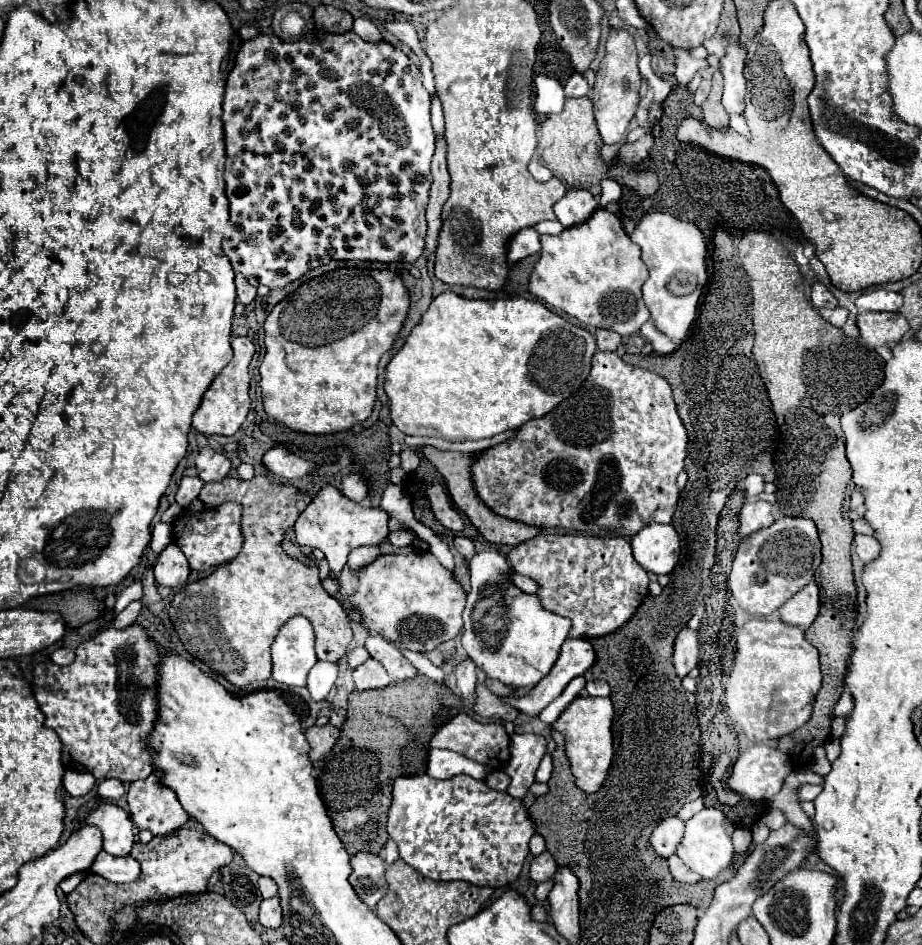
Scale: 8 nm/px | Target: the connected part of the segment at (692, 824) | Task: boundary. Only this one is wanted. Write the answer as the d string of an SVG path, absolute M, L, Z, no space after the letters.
M704 808L698 814L694 814L690 820L686 820L684 836L676 848L676 854L690 870L700 874L702 878L716 878L724 868L732 864L734 858L734 848L730 838L732 832L734 832L734 824L724 816L722 810Z

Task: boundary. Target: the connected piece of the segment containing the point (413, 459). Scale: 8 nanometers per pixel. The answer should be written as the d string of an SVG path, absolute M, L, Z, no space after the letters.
M404 450L404 452L400 452L400 468L406 472L406 474L410 474L410 472L414 472L416 468L418 468L418 456L416 456L416 452L414 450Z

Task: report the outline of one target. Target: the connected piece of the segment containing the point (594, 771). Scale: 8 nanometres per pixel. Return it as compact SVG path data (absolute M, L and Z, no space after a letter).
M578 696L556 720L552 726L558 730L566 740L566 754L572 764L572 774L576 778L576 786L586 794L596 792L610 768L612 762L612 716L614 708L608 698L592 698L592 696Z

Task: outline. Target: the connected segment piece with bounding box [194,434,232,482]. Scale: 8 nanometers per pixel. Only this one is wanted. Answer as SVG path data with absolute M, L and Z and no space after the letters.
M196 434L196 442L198 442L198 454L194 458L196 462L196 470L198 470L198 478L204 482L218 482L222 480L232 464L224 454L214 452L212 448L208 448L208 440L204 434Z

